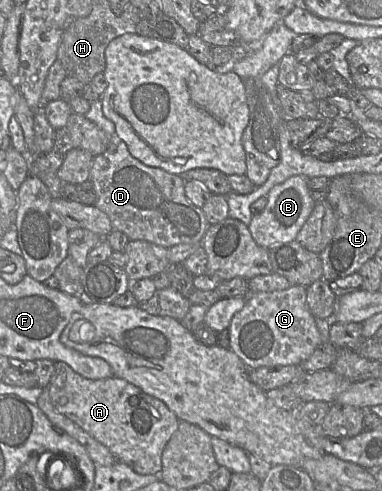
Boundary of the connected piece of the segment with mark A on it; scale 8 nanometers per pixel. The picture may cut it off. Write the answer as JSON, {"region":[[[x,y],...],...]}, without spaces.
{"region":[[[54,362],[54,373],[47,386],[55,409],[77,424],[115,456],[140,475],[159,475],[162,469],[163,450],[179,426],[180,420],[160,400],[144,393],[140,388],[119,377],[90,380],[73,371],[64,362]]]}

